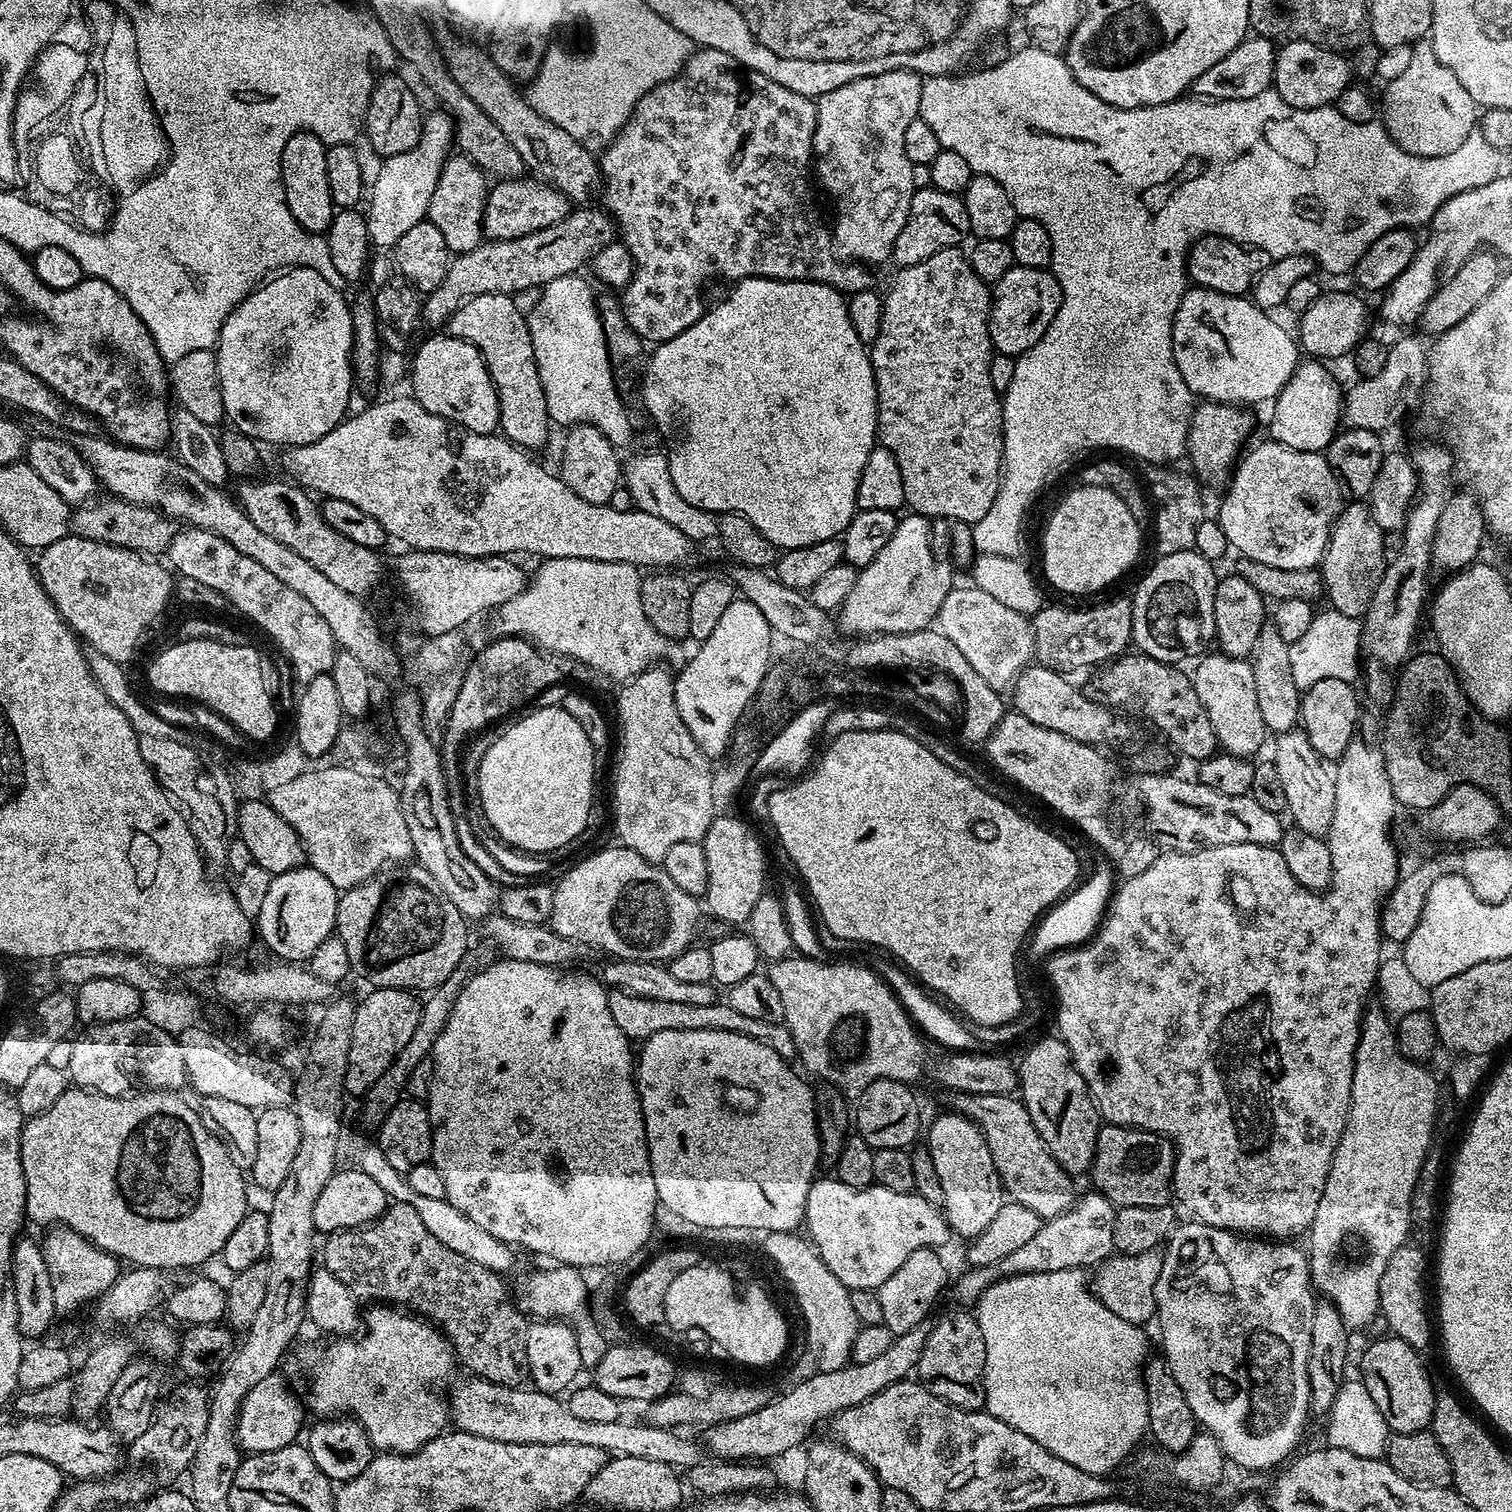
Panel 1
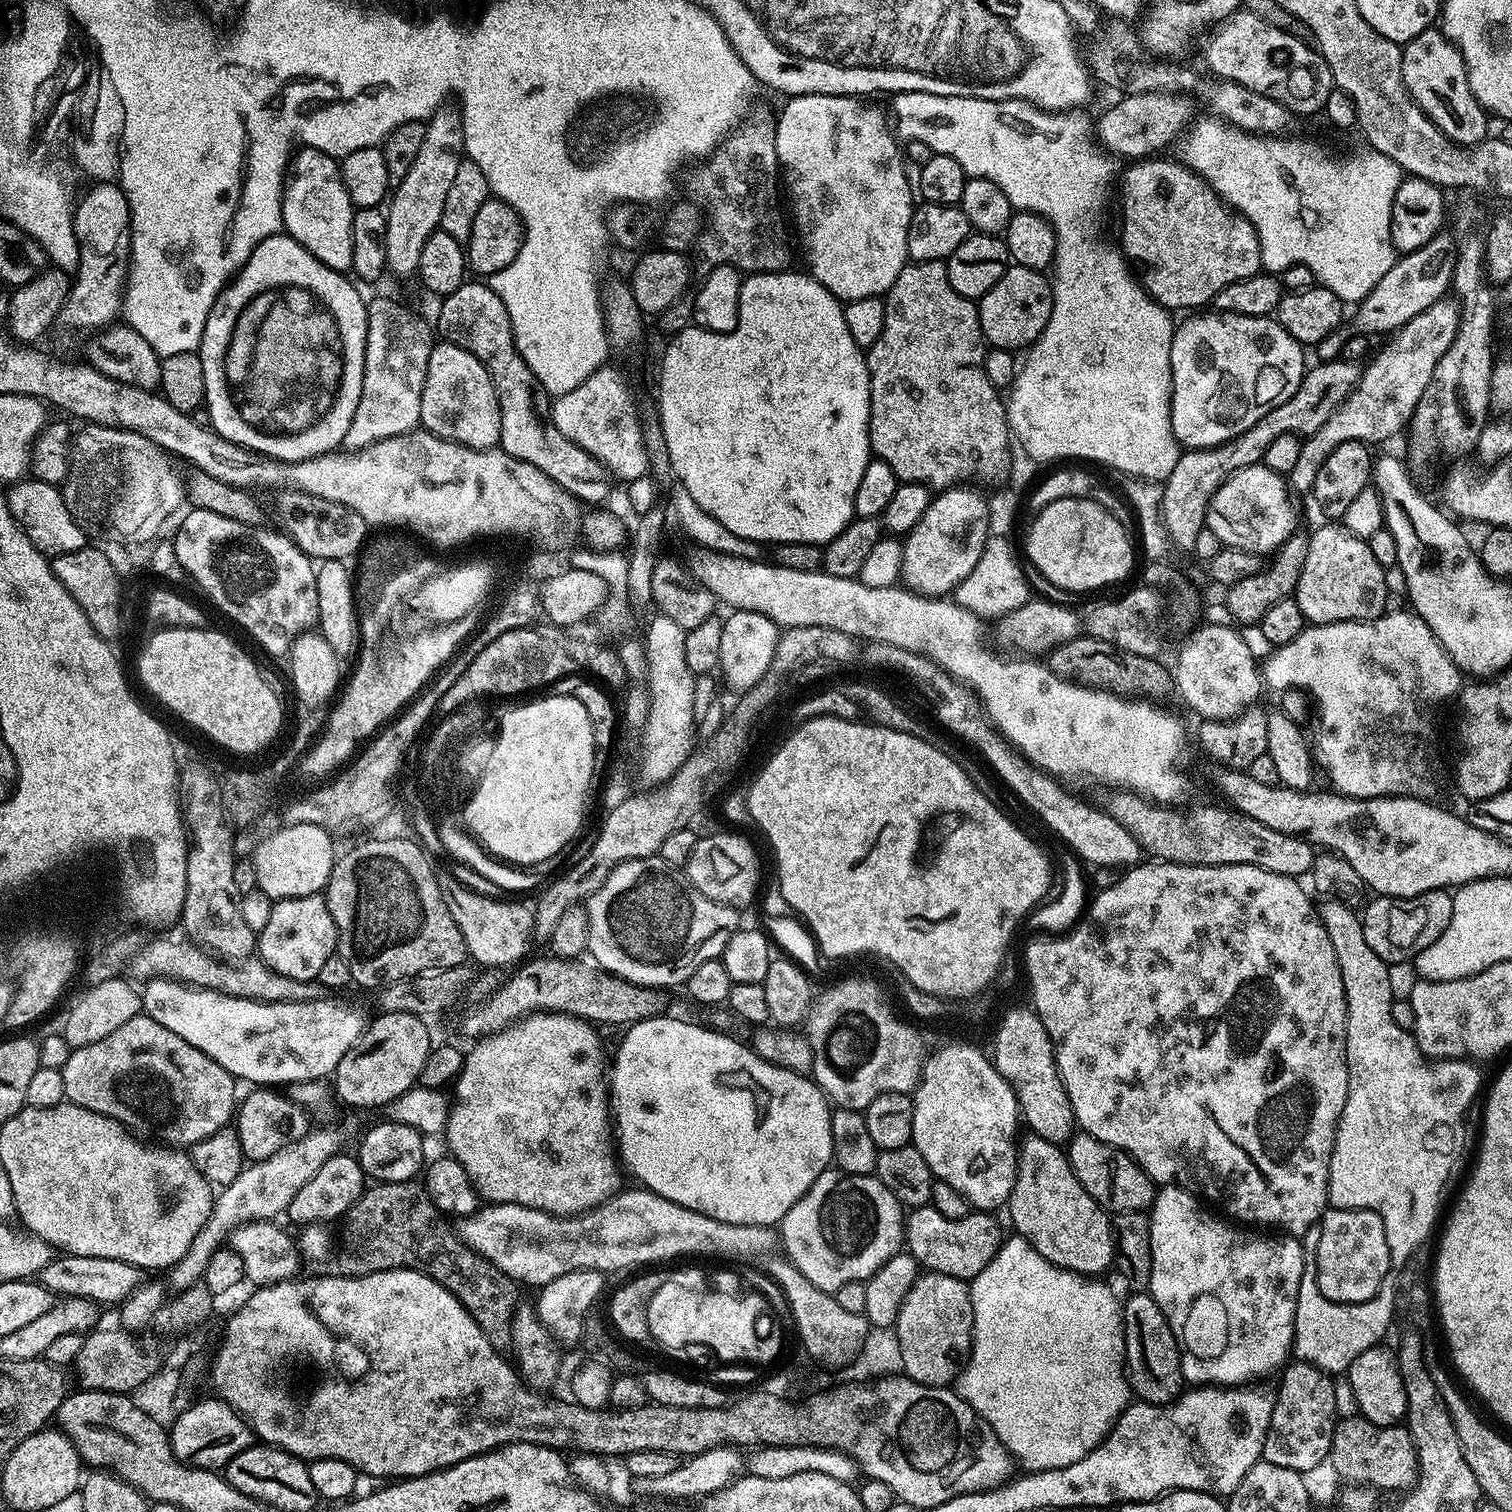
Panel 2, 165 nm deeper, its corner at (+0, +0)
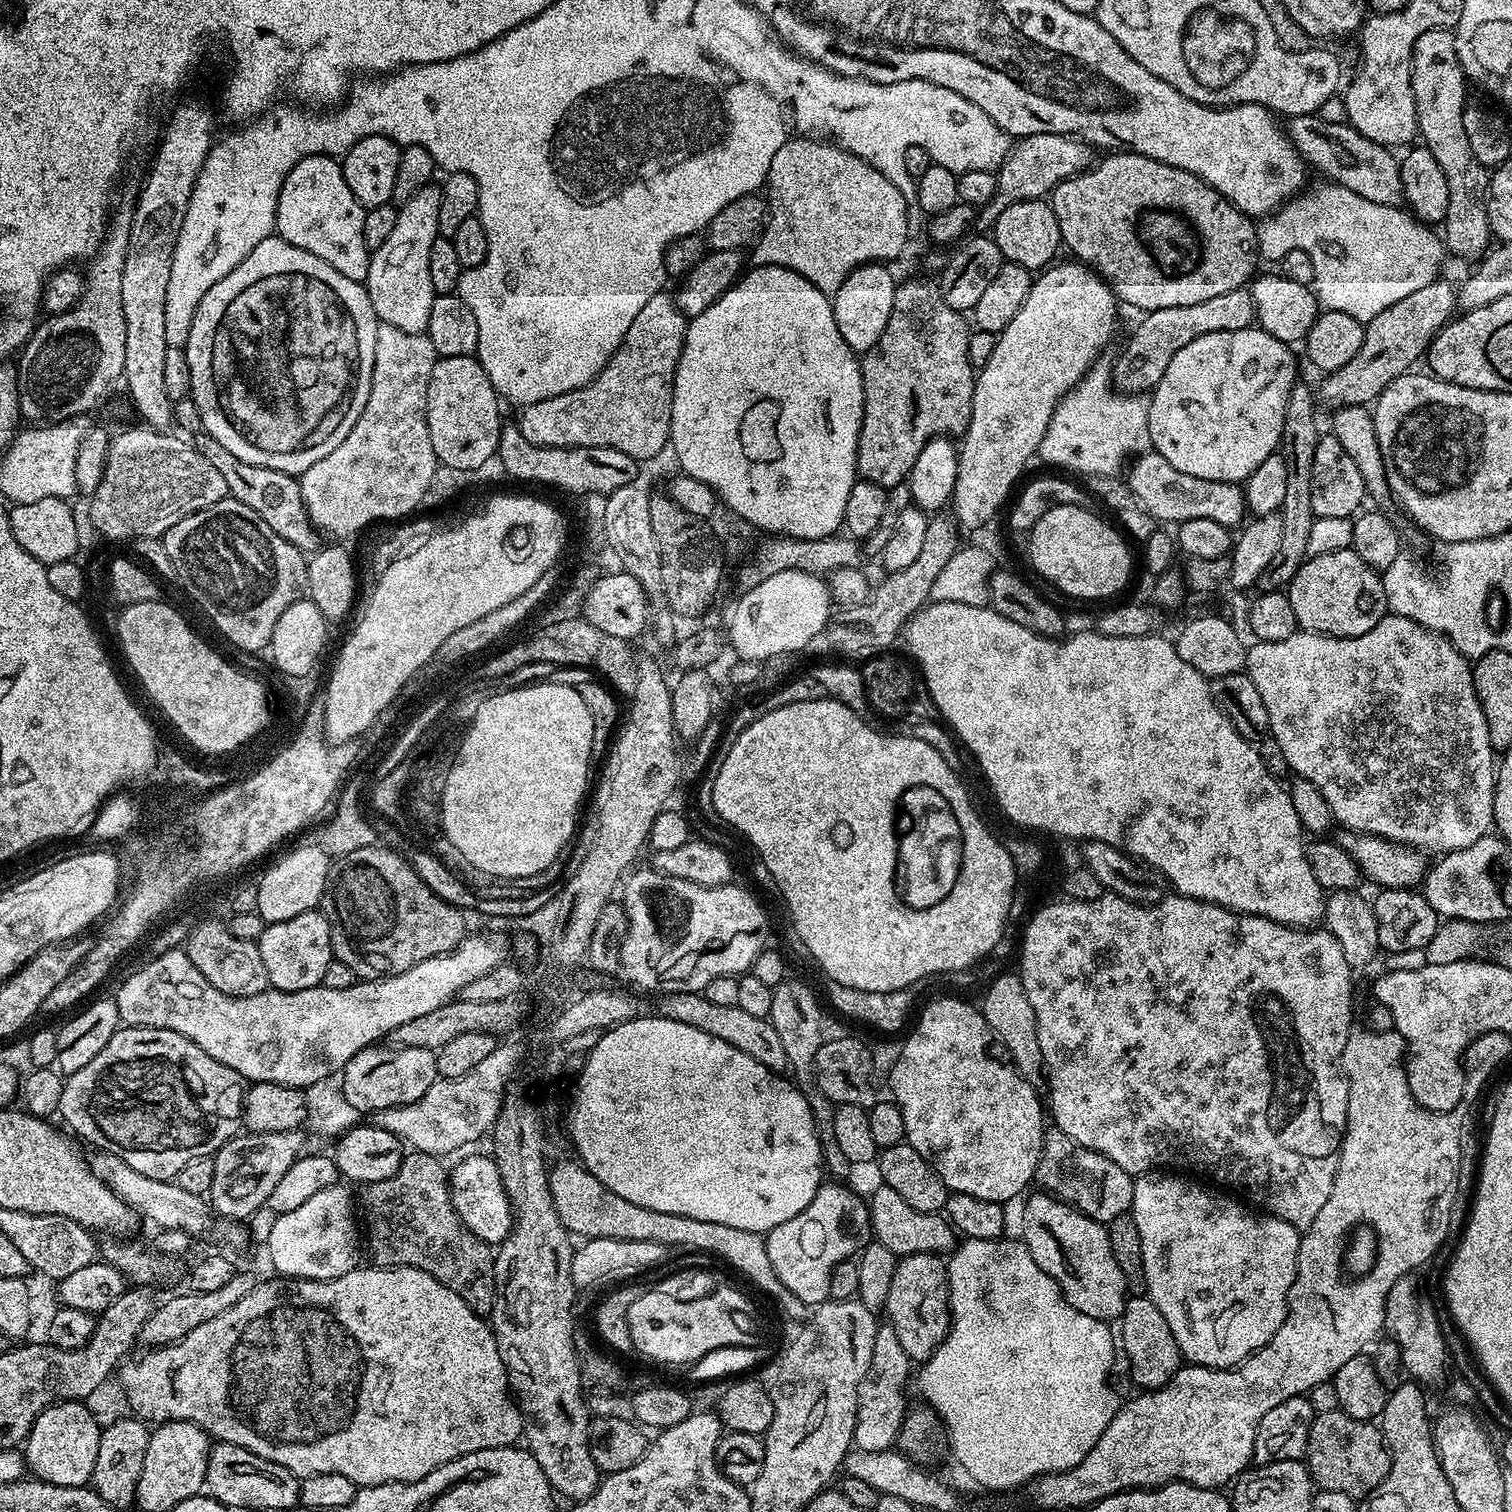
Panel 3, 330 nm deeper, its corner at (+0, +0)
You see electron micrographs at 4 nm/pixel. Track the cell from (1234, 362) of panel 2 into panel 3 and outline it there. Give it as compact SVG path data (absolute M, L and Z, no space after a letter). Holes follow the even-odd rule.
M1259 326L1202 334L1202 338L1182 346L1150 392L1148 438L1154 452L1166 458L1175 470L1195 478L1226 483L1247 481L1248 475L1277 451L1284 435L1286 402L1298 382L1292 351Z

